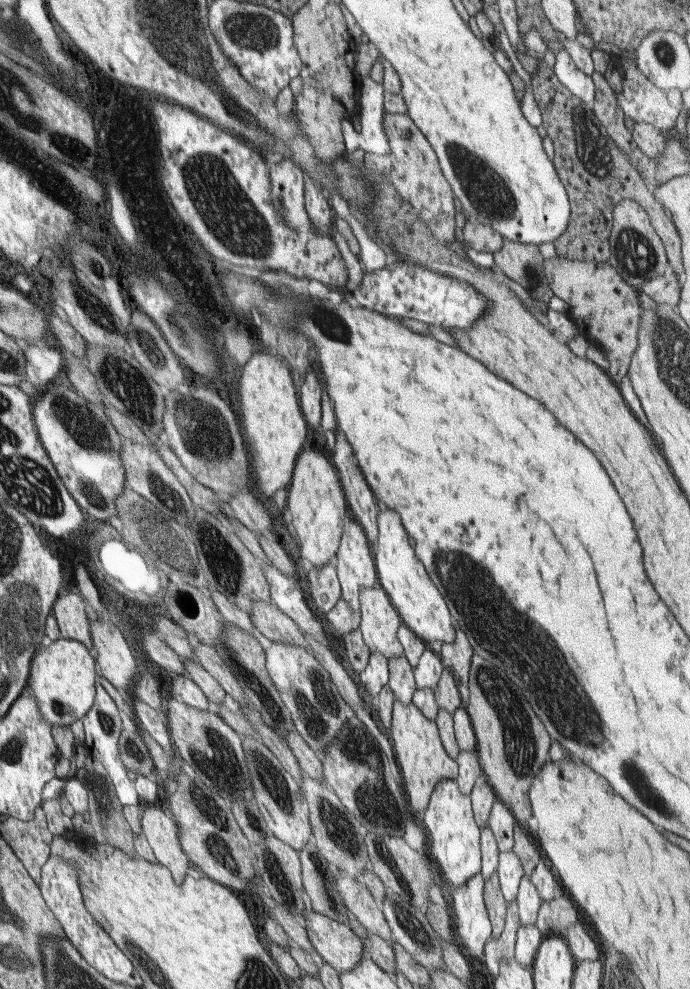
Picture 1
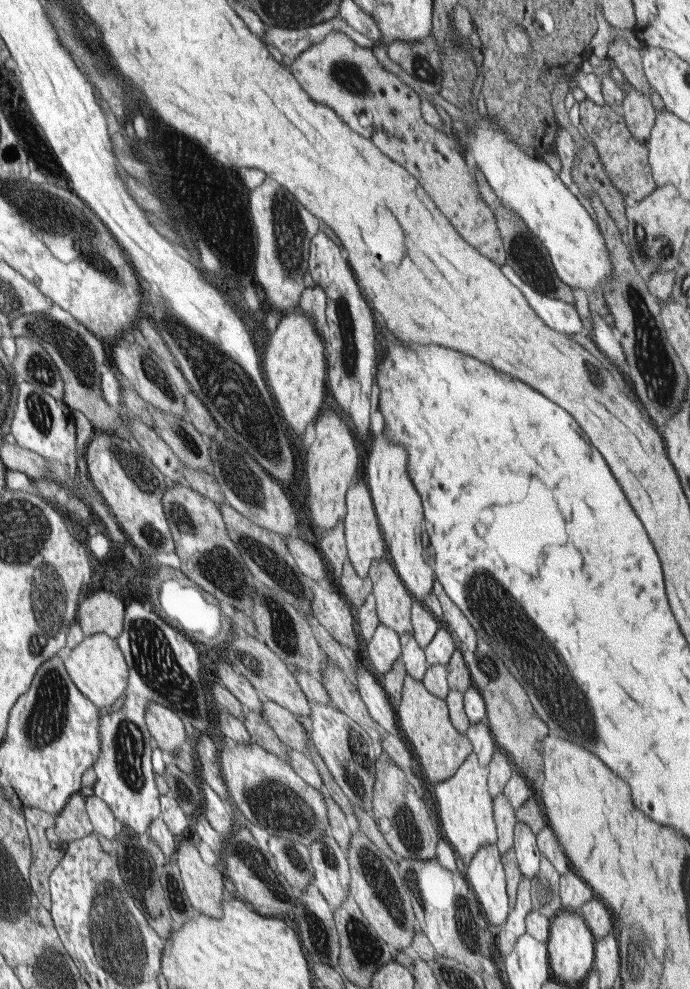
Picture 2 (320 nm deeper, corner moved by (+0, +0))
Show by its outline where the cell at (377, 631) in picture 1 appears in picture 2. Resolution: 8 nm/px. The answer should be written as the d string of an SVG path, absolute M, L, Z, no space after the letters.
M388 557L374 562L367 577L373 582L379 622L392 628L398 636L413 634L411 606L414 598Z

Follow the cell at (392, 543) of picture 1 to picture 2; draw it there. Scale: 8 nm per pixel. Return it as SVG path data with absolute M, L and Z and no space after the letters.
M383 429L373 438L373 445L366 466L366 480L372 495L372 504L378 526L384 538L388 552L386 557L394 566L406 588L414 599L422 601L433 590L435 572L426 562L424 546L422 546L422 531L424 530L424 508L420 494L408 474L408 453L404 445L393 443Z

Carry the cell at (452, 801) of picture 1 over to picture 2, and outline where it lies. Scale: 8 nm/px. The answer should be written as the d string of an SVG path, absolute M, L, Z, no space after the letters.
M473 752L451 778L430 788L438 806L436 815L439 828L456 850L456 854L466 863L472 860L481 846L497 842L493 796L488 789L488 775L487 765L481 765L478 755Z

